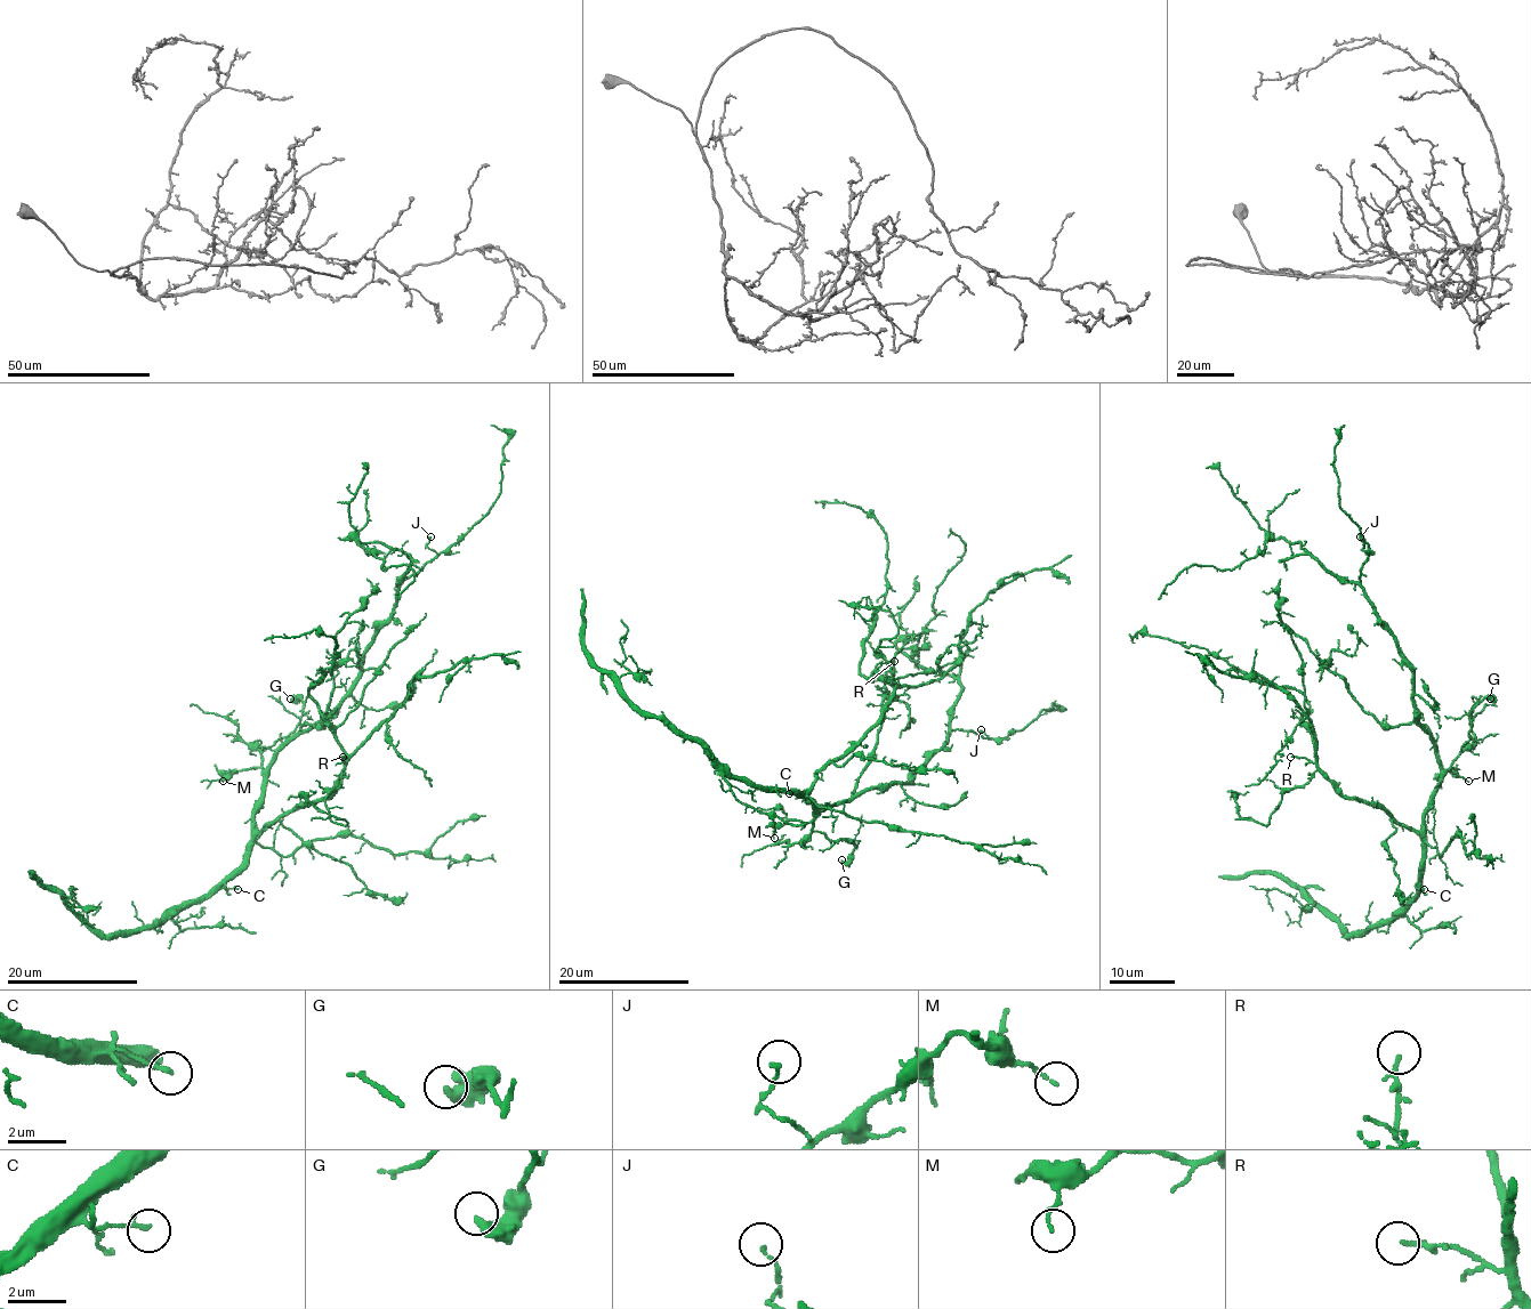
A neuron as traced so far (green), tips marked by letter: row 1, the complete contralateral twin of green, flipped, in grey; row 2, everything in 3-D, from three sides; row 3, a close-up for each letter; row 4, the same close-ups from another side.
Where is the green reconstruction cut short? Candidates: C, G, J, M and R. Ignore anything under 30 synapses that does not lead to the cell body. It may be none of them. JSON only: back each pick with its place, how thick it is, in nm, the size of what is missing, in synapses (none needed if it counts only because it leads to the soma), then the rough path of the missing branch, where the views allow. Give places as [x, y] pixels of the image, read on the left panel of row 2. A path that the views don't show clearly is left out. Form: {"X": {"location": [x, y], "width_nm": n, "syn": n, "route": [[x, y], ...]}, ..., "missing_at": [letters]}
{"missing_at": []}

